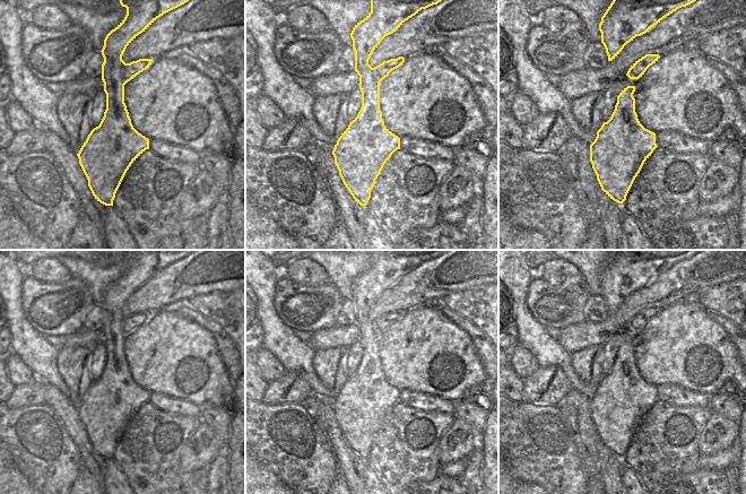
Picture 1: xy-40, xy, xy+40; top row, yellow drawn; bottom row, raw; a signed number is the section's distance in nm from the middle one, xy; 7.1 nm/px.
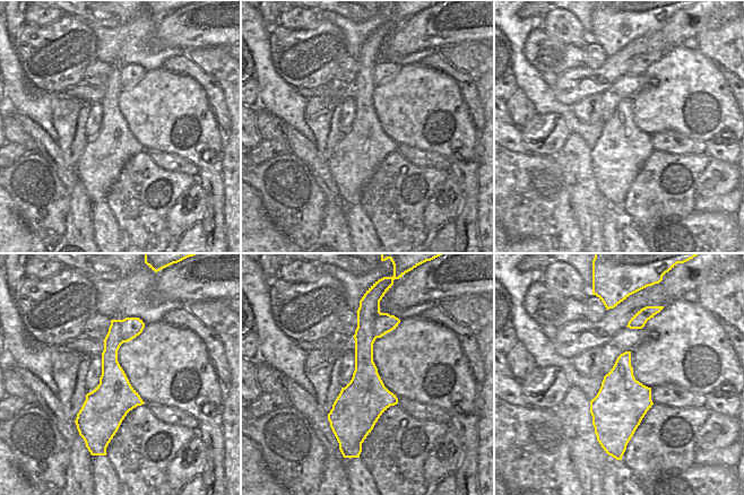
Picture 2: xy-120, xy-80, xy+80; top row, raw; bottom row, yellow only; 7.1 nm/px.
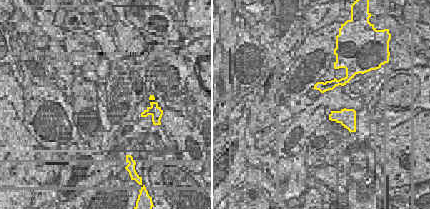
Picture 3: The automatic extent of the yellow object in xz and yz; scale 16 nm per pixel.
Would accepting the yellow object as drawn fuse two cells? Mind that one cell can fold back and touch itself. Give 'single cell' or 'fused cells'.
single cell

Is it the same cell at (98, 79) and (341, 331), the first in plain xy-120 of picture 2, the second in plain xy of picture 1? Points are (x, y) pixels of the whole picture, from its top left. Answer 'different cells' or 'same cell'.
different cells

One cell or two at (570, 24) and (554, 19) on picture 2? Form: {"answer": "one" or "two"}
{"answer": "one"}

